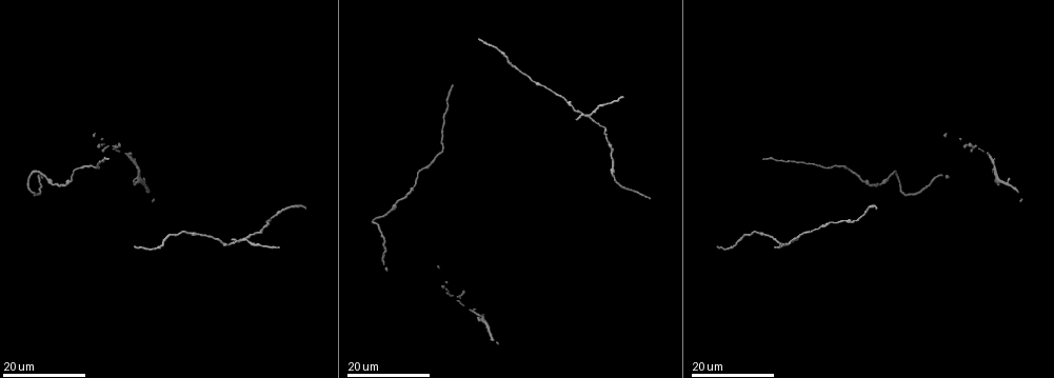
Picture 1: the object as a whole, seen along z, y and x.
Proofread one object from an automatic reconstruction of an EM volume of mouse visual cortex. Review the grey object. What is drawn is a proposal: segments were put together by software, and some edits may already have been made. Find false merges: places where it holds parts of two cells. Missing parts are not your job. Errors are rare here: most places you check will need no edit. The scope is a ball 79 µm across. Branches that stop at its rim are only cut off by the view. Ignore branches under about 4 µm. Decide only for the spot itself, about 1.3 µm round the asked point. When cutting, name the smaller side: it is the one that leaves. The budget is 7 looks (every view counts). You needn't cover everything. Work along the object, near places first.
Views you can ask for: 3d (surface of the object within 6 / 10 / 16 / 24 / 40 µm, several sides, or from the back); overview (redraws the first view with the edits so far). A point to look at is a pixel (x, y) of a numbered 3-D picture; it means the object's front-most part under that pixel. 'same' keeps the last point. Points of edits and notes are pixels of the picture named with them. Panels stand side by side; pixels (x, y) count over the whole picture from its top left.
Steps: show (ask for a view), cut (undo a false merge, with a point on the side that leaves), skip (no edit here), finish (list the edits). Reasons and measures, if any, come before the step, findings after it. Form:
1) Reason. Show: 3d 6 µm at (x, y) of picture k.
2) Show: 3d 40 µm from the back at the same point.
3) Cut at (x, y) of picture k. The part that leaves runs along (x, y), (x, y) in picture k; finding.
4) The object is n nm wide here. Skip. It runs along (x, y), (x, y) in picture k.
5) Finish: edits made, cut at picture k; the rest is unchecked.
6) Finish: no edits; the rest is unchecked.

Thick turns thin. Show: 3d 16 µm at (53, 184) of picture 1.

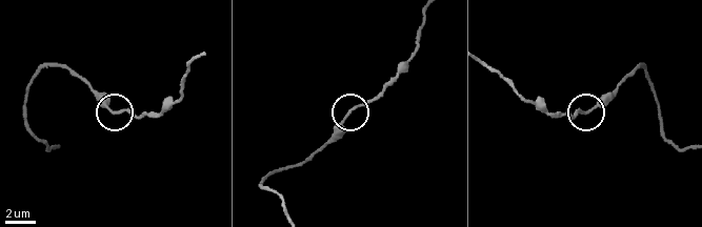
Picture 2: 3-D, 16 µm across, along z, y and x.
Closer look. Show: 3d 6 µm at (592, 111) of picture 2.

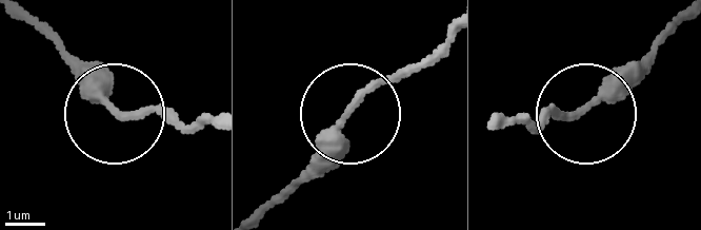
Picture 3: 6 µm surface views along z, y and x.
Skip. It runs along (215, 115), (175, 122), (114, 112), (47, 38) in picture 3; continuous, no second cell.

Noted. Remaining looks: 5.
Show: 3d 16 µm at (812, 164) of picture 1.

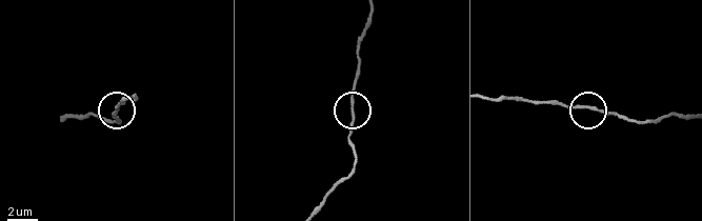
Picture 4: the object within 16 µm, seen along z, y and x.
Show: 3d 10 µm at (352, 115) of picture 4.

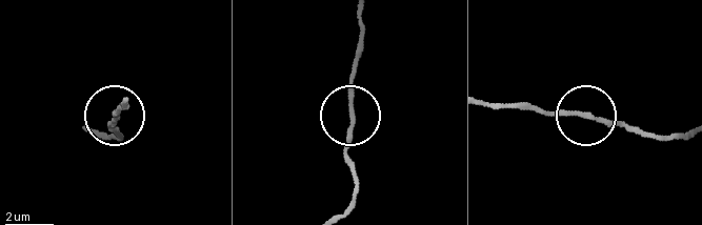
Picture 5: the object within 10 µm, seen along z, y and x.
The side arm is 95 µm long. Skip. One cell here.

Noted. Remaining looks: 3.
Side arm on a straight run. Show: 3d 16 µm at (244, 238) of picture 1.

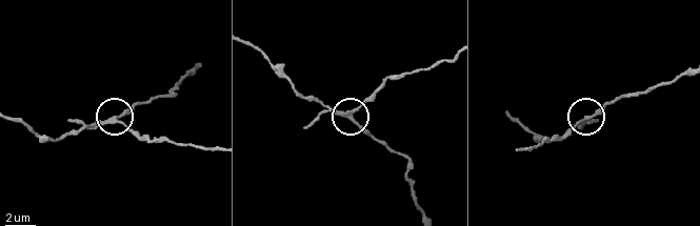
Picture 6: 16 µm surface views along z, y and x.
Show: 3d 6 µm at (113, 119) of picture 6.

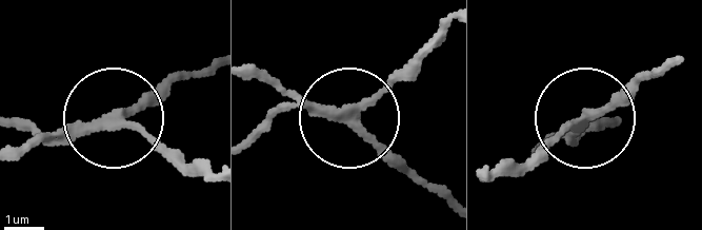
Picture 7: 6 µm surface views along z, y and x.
Cut at (268, 115) of picture 7. The part that leaves runs along (329, 113), (377, 102), (447, 32) in picture 7; a second cell is stuck on.

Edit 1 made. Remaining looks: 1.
Finish: edits made, cut at picture 7; the rest is unchecked.

